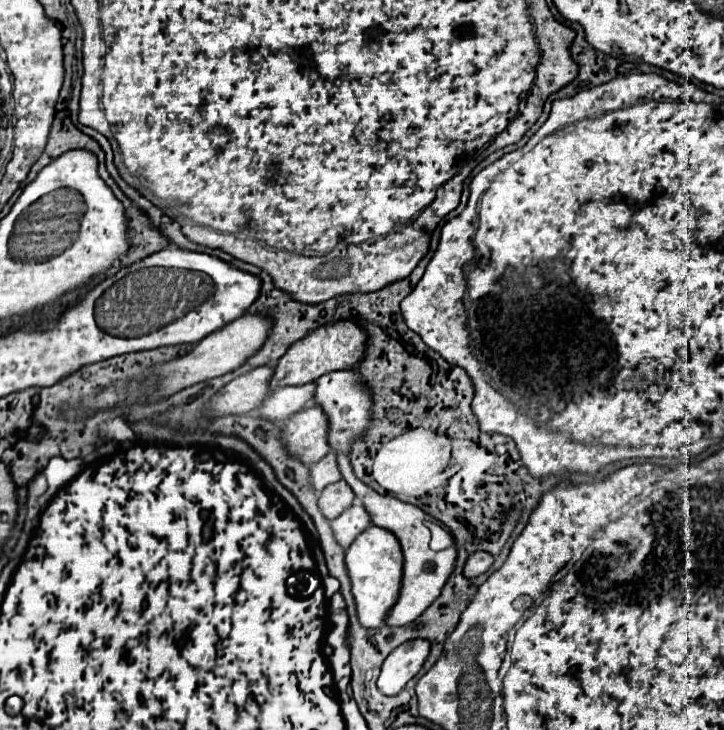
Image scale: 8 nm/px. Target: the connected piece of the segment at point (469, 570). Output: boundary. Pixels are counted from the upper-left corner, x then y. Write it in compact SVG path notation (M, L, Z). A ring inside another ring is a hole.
M474 552L464 566L464 576L466 578L480 576L492 566L492 562L494 562L494 556L490 552Z

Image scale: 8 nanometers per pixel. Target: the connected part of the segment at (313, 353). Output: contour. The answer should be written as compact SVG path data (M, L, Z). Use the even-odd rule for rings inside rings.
M352 320L330 322L322 324L312 334L306 334L302 340L294 342L288 352L278 360L274 376L272 376L272 390L282 386L304 386L316 382L320 374L334 372L334 370L352 370L360 358L364 358L364 350L368 344L368 332Z

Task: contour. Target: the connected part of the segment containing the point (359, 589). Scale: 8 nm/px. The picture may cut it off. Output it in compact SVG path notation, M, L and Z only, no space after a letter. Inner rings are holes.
M368 526L346 550L346 566L352 580L352 594L358 606L360 624L366 628L384 626L384 618L392 610L392 604L398 602L402 588L402 548L398 538L380 526Z

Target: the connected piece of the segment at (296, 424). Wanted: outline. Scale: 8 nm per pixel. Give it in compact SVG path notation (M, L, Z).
M320 406L306 408L294 414L284 426L284 442L290 454L296 454L304 464L314 464L330 452L328 446L328 416Z

